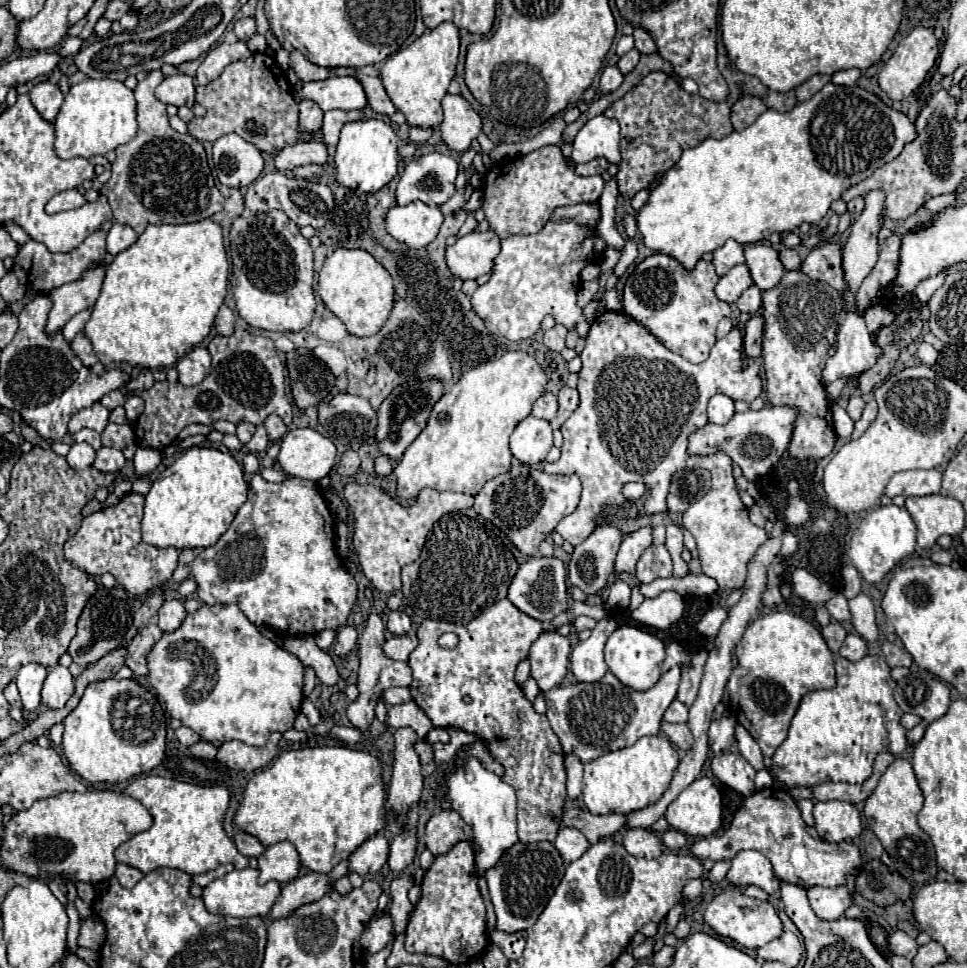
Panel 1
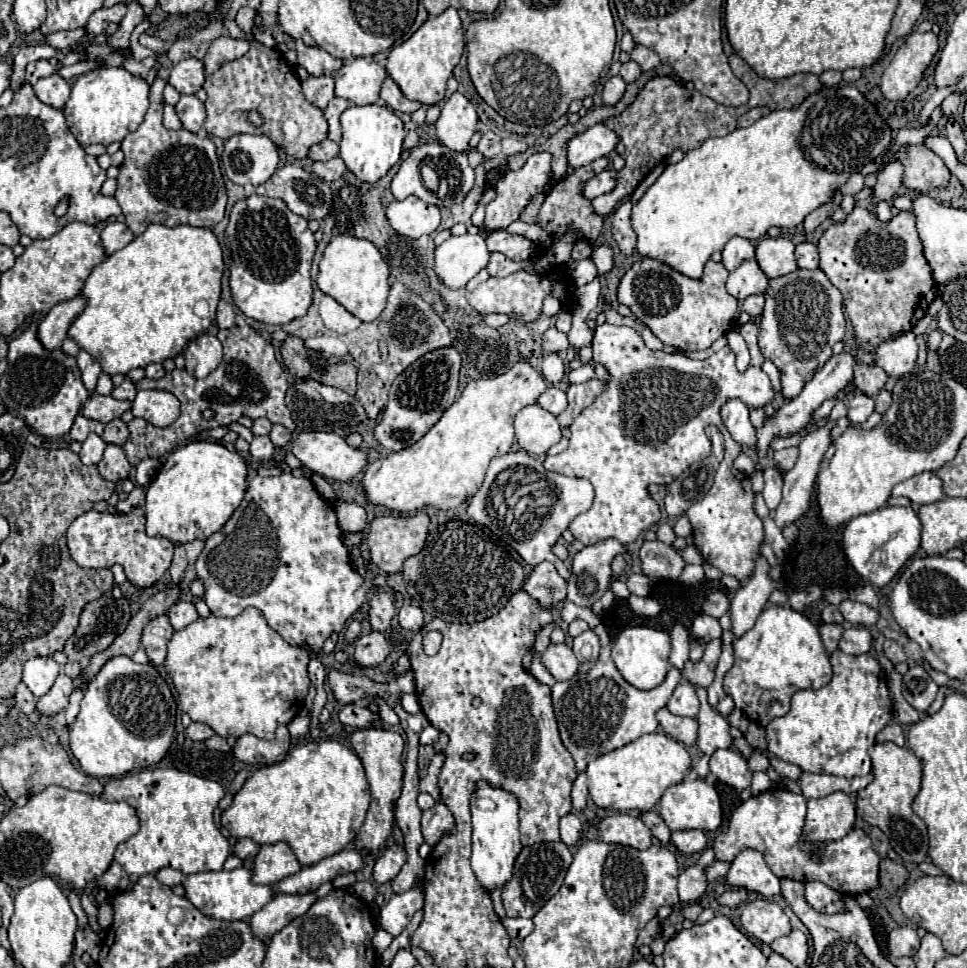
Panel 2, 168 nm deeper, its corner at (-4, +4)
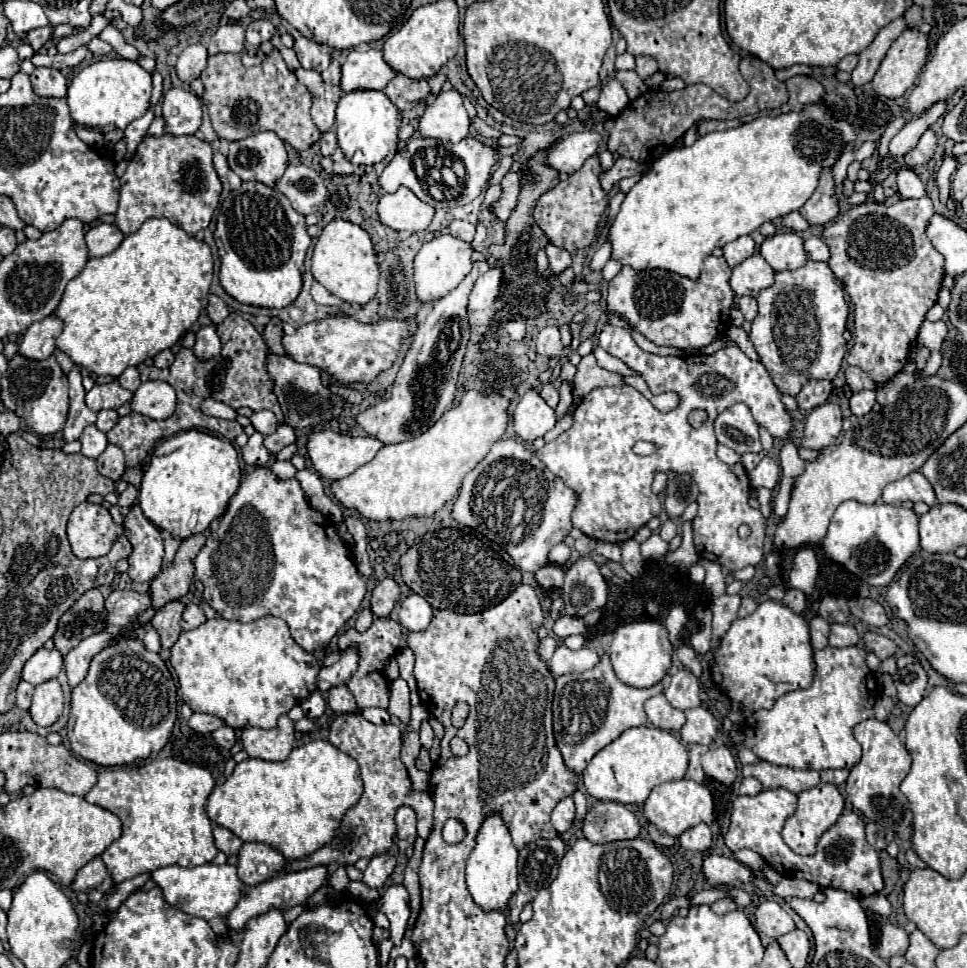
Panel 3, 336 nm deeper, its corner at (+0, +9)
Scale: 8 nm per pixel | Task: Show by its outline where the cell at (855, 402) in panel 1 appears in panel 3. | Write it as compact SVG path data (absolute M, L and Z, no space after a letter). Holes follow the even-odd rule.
M860 390L856 394L852 394L850 398L850 410L854 416L866 416L872 406L876 402L876 392L870 392L870 390Z

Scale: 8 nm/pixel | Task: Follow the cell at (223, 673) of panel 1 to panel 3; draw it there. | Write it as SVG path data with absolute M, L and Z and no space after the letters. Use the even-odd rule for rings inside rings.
M220 616L206 620L196 630L180 634L170 650L170 664L178 676L182 700L192 708L192 712L214 714L234 730L246 726L272 730L282 714L288 714L316 690L316 676L320 670L318 660L292 640L286 622L276 616L262 616L248 624L230 622Z

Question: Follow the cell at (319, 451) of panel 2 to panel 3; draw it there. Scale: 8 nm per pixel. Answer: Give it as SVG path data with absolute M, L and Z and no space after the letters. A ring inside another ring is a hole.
M332 430L312 432L306 440L306 450L314 470L328 478L340 480L370 462L384 444L370 436L346 436Z

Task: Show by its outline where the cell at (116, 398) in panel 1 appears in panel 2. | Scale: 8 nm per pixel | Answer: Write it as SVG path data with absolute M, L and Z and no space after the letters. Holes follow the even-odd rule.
M124 377L122 385L120 385L120 387L116 387L116 389L112 391L112 397L116 397L116 399L128 399L128 401L132 401L132 399L136 397L136 387L134 387L132 379L130 379L130 377Z

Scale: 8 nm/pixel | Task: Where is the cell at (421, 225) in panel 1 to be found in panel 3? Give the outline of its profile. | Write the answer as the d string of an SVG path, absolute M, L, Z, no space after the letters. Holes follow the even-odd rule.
M402 186L394 194L384 194L380 198L378 216L382 224L398 232L424 232L432 222L434 208Z

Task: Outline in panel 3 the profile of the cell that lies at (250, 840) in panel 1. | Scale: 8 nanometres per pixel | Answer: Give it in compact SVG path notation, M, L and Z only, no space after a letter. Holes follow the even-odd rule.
M214 824L214 840L216 840L218 850L222 850L228 856L236 856L244 846L244 842L234 832L230 832L228 828L222 828L218 824Z

